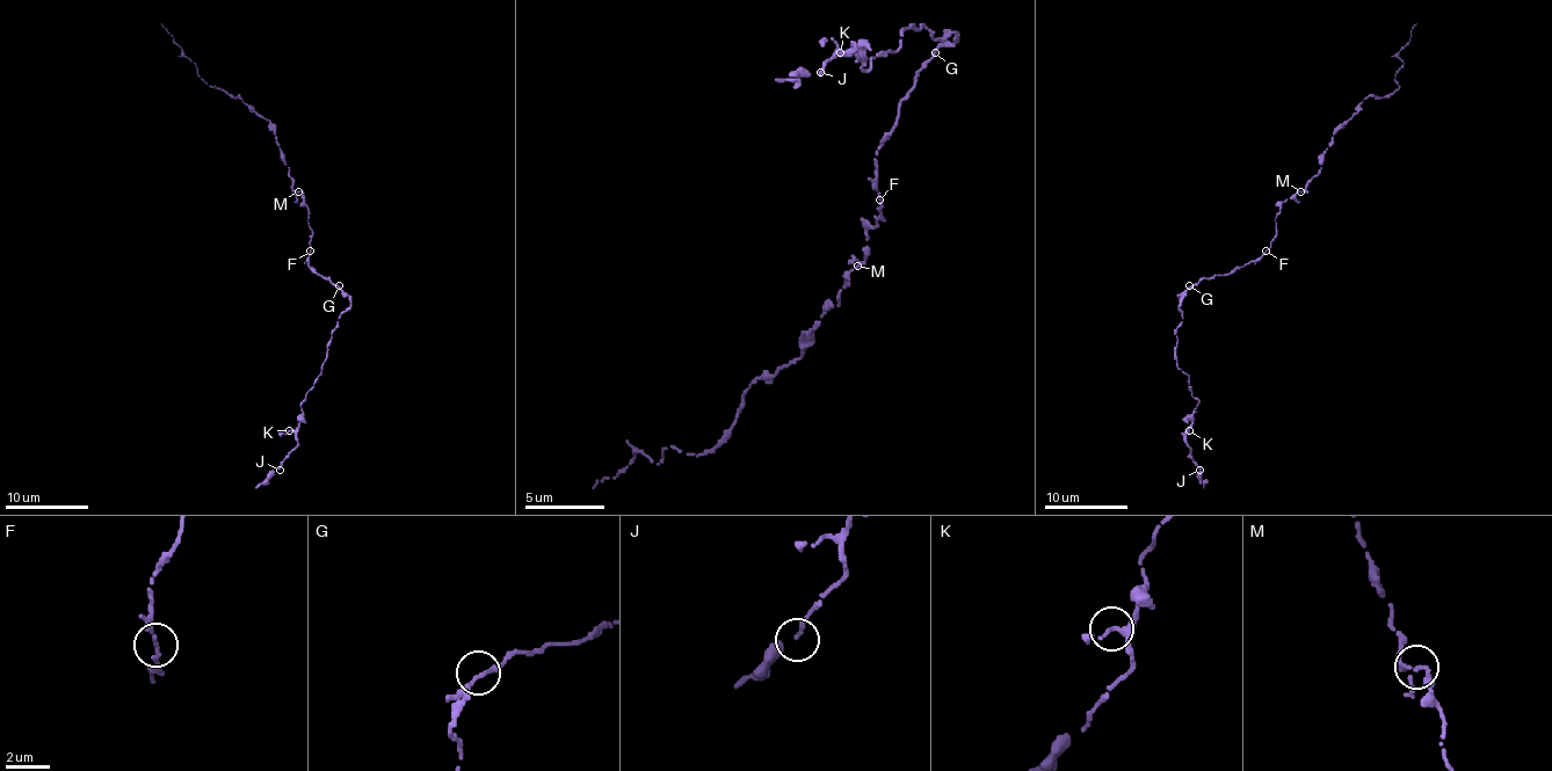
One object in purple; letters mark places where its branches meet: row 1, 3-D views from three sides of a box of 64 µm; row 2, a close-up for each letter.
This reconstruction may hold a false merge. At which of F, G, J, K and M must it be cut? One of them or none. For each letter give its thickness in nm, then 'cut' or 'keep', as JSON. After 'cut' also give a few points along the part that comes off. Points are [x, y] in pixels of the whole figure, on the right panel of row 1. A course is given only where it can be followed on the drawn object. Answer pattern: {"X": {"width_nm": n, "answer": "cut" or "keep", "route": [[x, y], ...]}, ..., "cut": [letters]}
{"F": {"width_nm": 140, "answer": "keep"}, "G": {"width_nm": 200, "answer": "keep"}, "J": {"width_nm": 200, "answer": "keep"}, "K": {"width_nm": 180, "answer": "keep"}, "M": {"width_nm": 170, "answer": "keep"}, "cut": []}

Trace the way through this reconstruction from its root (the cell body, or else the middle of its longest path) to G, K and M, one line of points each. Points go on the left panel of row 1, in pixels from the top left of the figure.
G: (310, 251), (307, 267), (339, 285)
K: (310, 251), (307, 267), (347, 293), (349, 306), (339, 317), (320, 375), (299, 406), (299, 424), (289, 430)
M: (310, 251), (312, 230), (307, 224), (307, 208), (304, 195), (298, 190)

